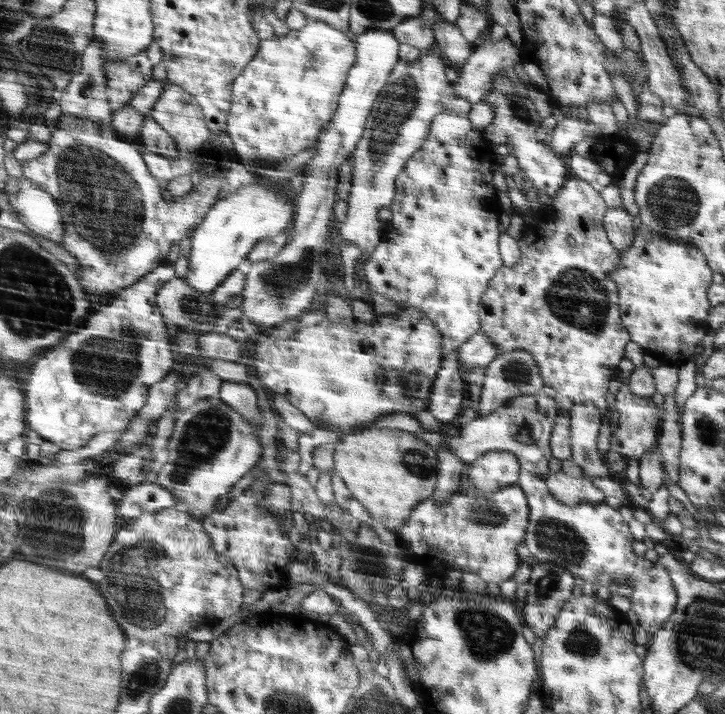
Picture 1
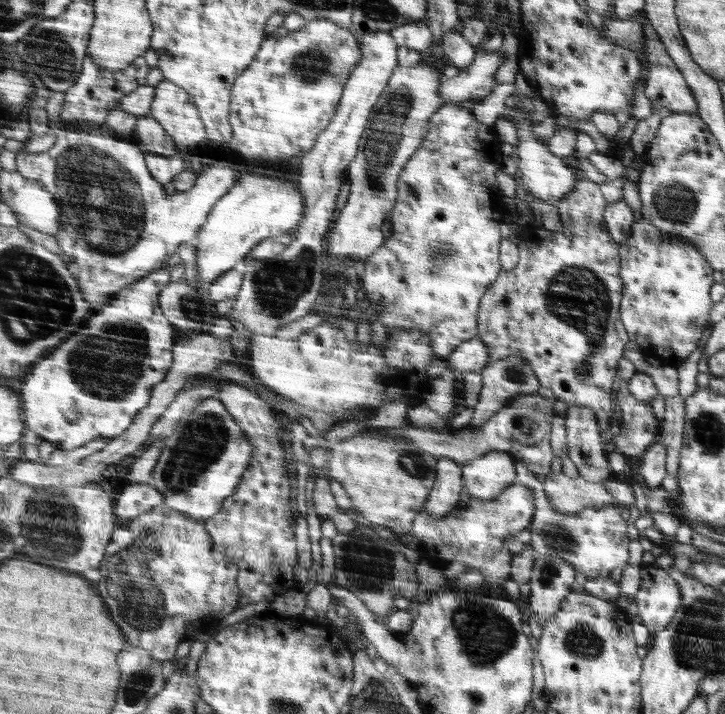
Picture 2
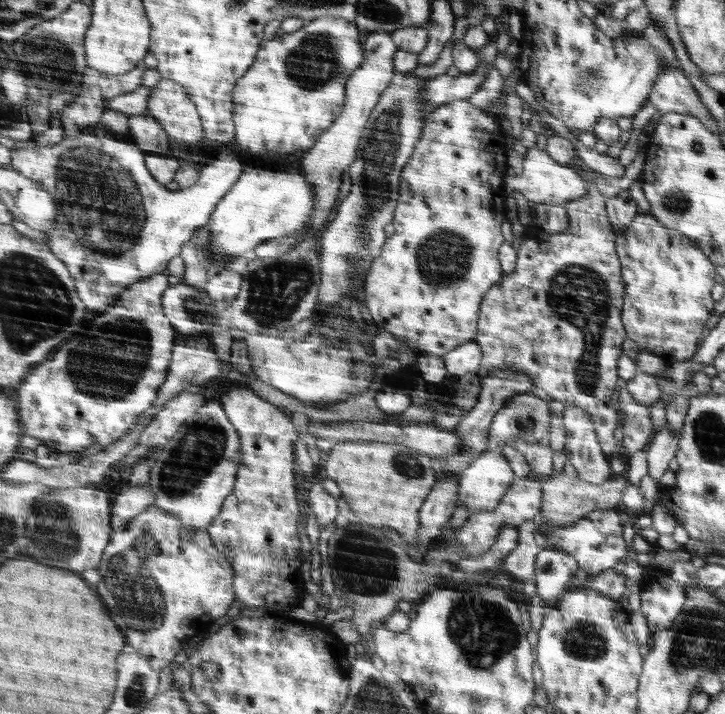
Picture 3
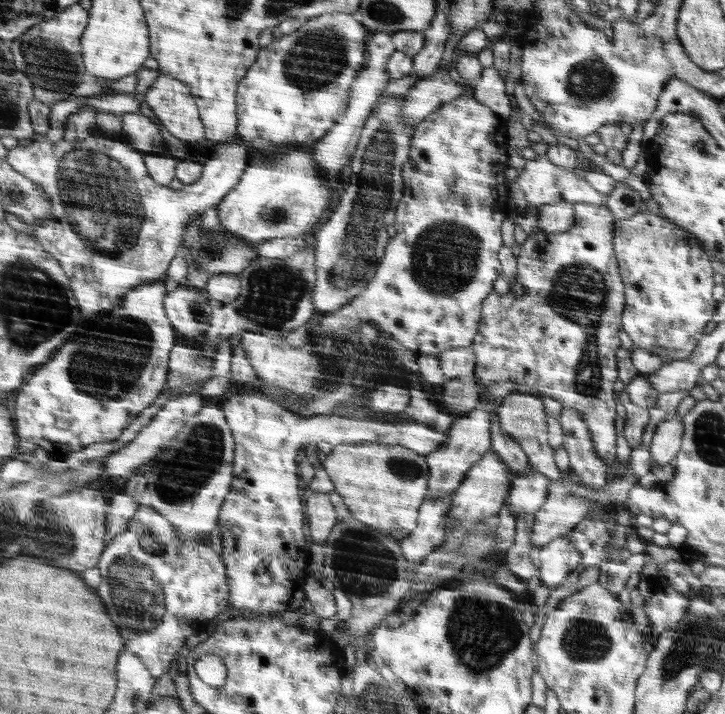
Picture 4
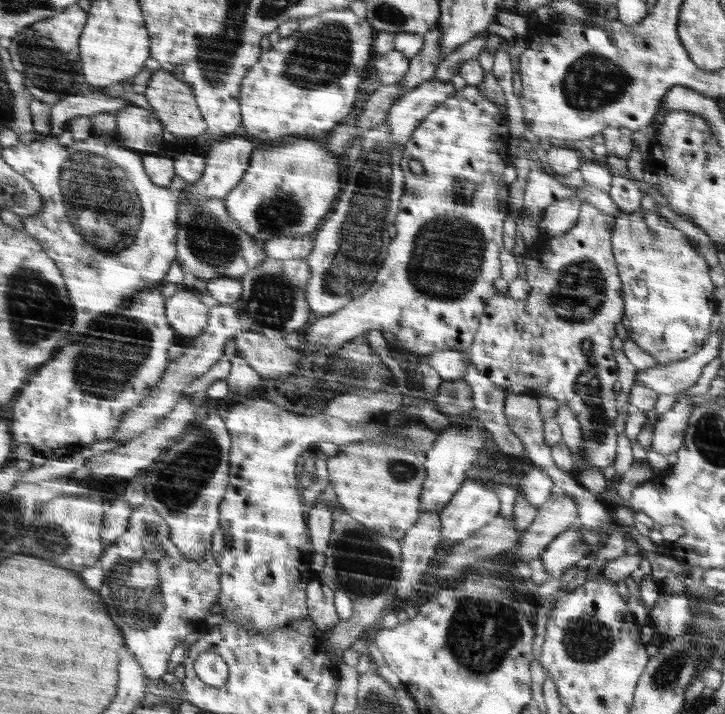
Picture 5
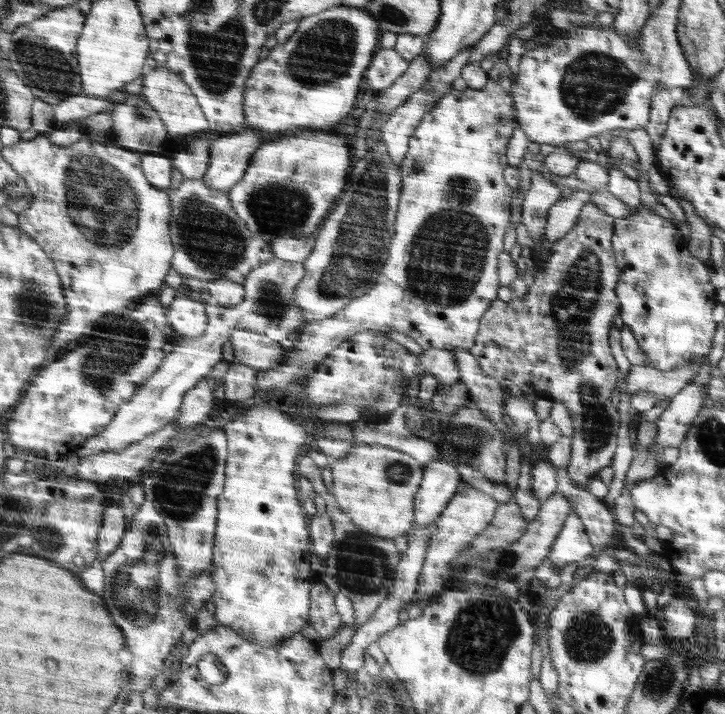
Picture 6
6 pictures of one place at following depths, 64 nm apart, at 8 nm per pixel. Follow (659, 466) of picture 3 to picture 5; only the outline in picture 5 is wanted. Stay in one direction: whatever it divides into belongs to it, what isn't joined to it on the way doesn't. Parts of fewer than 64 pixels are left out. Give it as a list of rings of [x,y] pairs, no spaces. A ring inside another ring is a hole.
[[[686,395],[680,397],[672,409],[659,415],[657,421],[653,422],[655,427],[650,448],[654,452],[667,457],[683,445],[688,419],[695,407],[690,403],[690,398]]]

